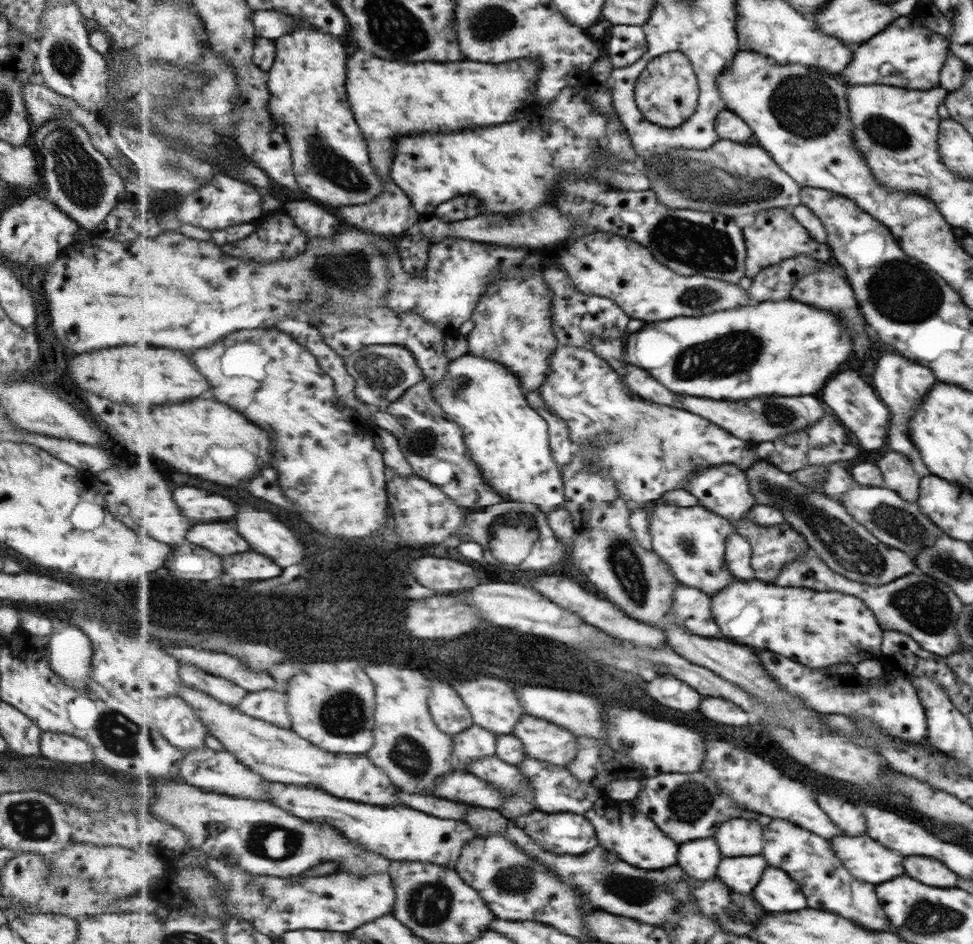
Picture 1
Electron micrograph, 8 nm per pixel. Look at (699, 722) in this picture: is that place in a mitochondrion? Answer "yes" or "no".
no

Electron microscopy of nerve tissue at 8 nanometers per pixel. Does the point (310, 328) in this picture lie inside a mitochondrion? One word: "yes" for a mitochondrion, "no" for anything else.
no

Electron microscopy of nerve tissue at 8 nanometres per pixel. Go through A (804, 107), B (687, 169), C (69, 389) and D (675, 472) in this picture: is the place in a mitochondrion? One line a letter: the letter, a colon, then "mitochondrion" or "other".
A: mitochondrion
B: mitochondrion
C: other
D: other

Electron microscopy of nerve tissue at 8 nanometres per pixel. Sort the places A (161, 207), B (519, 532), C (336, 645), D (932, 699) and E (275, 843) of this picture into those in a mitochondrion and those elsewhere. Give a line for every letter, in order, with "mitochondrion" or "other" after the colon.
A: other
B: mitochondrion
C: other
D: other
E: mitochondrion

